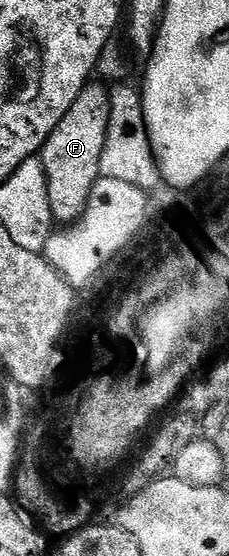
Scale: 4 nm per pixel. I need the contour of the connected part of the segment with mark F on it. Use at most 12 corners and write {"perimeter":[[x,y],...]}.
{"perimeter":[[88,83],[38,155],[53,221],[72,225],[101,177],[109,89]]}

